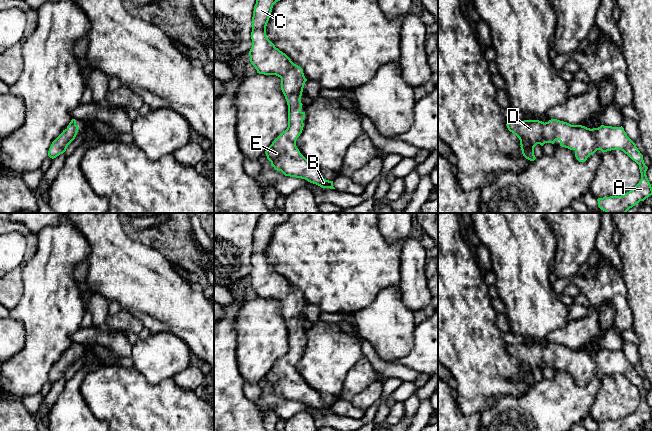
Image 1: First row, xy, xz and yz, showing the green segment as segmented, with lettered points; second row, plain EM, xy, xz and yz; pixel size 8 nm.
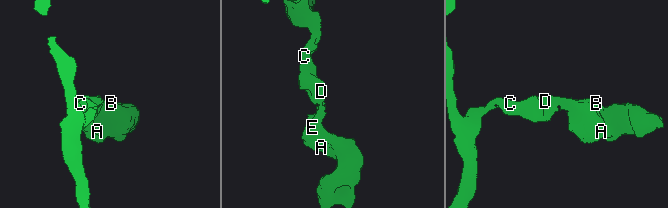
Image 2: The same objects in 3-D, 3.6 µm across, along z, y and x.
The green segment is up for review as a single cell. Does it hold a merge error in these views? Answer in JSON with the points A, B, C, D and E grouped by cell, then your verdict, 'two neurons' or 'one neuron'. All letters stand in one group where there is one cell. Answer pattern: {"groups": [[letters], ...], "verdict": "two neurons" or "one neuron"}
{"groups": [["A", "B", "C", "D", "E"]], "verdict": "one neuron"}

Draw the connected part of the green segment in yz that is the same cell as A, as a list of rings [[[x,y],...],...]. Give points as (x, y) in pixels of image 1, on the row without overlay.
[[[557,343],[545,347],[539,344],[507,345],[506,350],[519,362],[522,378],[530,385],[536,383],[534,371],[537,368],[554,368],[556,364],[560,365],[560,370],[574,374],[579,386],[585,386],[597,374],[604,377],[616,373],[623,375],[635,385],[641,397],[640,406],[621,420],[598,422],[598,431],[633,431],[652,419],[652,411],[646,399],[648,391],[644,387],[643,379],[622,350],[601,349],[590,353]]]

